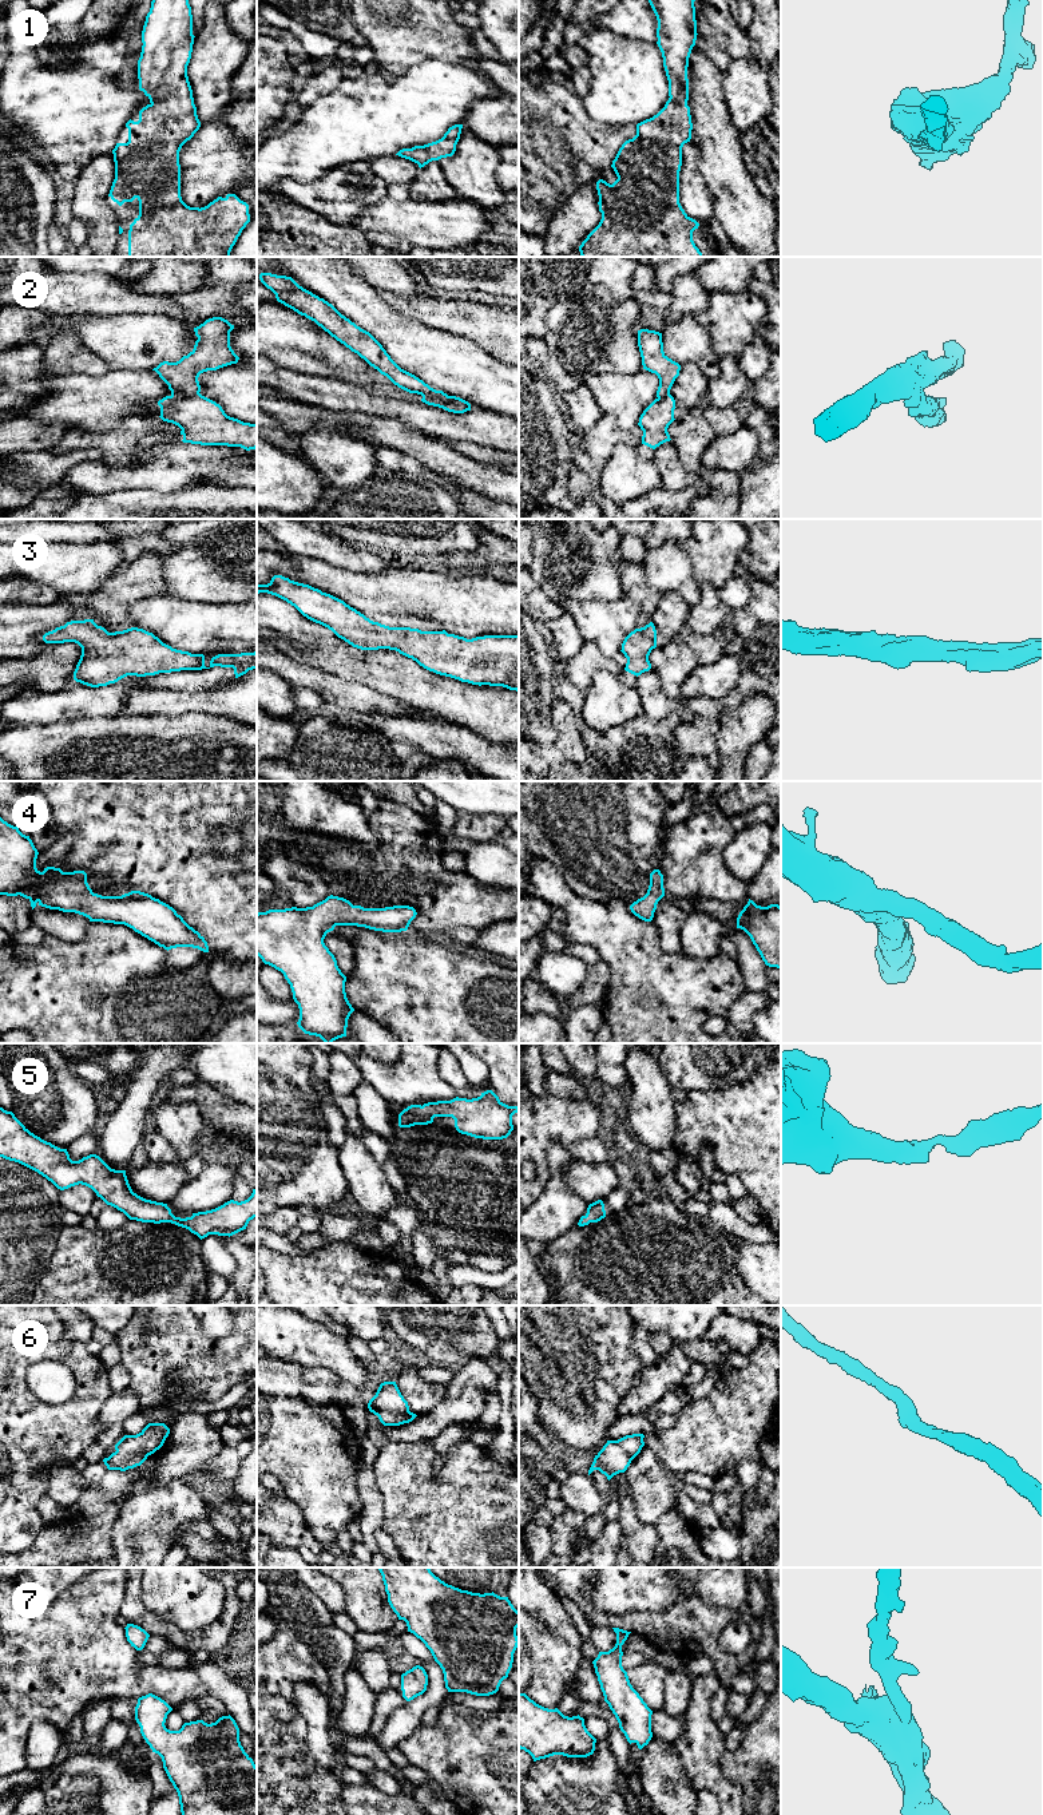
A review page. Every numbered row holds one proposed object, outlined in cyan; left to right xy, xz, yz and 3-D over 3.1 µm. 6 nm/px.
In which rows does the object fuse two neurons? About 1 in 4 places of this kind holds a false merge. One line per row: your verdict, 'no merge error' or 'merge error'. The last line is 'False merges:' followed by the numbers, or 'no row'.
1: no merge error
2: merge error
3: no merge error
4: no merge error
5: no merge error
6: no merge error
7: no merge error
False merges: 2

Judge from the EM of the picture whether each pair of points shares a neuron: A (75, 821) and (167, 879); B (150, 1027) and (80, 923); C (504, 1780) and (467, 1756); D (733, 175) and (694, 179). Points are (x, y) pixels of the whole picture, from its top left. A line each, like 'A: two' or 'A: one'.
A: one
B: two
C: one
D: two

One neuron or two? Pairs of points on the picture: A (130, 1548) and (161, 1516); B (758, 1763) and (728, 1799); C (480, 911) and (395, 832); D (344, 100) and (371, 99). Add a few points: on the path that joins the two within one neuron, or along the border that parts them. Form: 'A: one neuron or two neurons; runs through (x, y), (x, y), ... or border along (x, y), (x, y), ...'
A: one neuron; runs through (138, 1540), (153, 1524)
B: two neurons; border along (721, 1759), (721, 1770), (741, 1787), (742, 1800)
C: one neuron; runs through (459, 894), (416, 853)
D: one neuron; runs through (351, 102), (364, 102)

